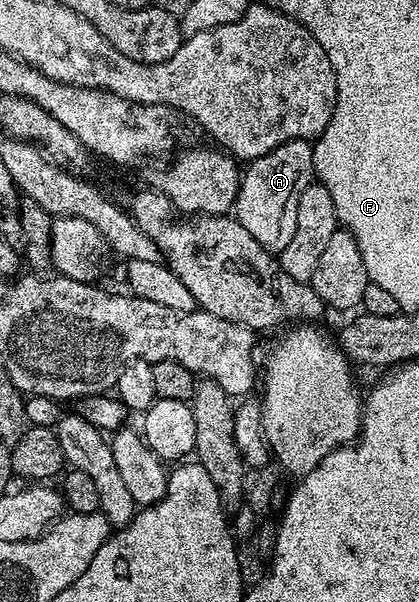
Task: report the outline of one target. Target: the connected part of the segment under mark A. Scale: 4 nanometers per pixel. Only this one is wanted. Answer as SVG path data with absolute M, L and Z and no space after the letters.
M303 138L283 142L266 156L253 158L247 163L240 179L240 192L236 197L234 217L237 222L262 244L262 248L279 252L290 244L298 228L298 202L302 192L314 180L312 172L313 143Z

